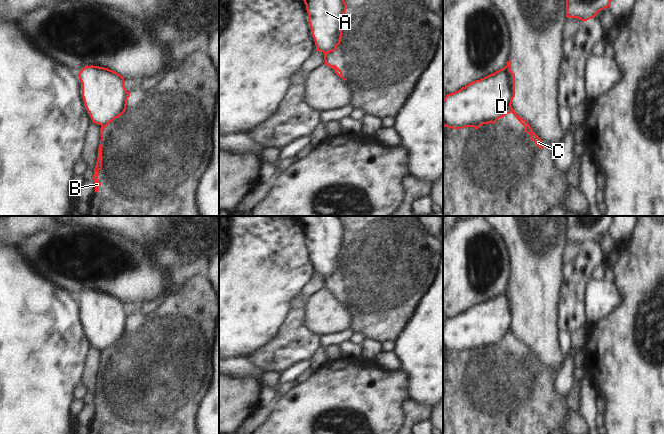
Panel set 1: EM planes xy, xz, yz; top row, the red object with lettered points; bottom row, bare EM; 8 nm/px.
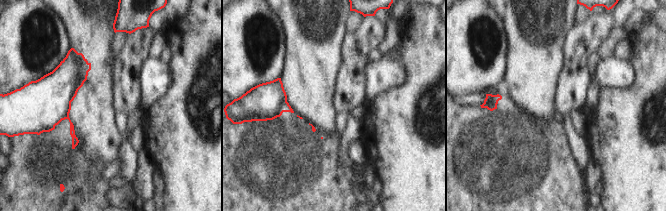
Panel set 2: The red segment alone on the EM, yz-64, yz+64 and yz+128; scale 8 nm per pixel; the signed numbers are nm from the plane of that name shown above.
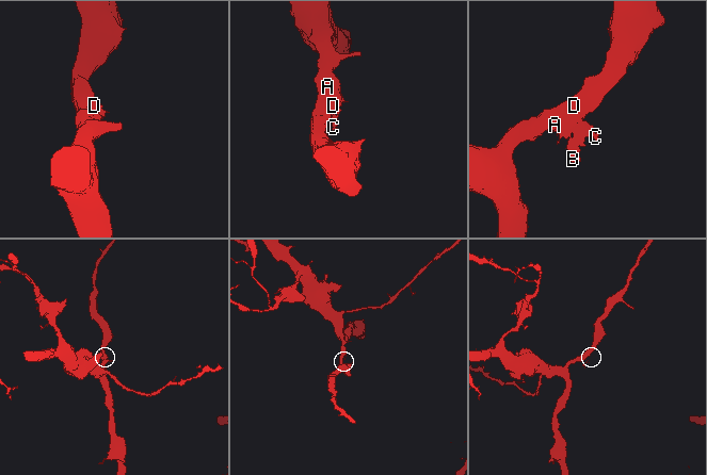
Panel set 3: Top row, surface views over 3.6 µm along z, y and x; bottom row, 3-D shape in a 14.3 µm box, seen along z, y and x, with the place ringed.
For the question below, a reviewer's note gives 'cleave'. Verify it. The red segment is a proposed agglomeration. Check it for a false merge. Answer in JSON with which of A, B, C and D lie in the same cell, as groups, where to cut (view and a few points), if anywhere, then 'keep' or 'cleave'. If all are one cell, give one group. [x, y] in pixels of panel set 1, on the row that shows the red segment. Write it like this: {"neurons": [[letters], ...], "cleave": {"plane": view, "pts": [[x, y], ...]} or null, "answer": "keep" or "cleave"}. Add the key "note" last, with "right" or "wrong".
{"neurons": [["A", "D"], ["B", "C"]], "cleave": {"plane": "yz", "pts": [[510, 105], [499, 117]]}, "answer": "cleave", "note": "right"}

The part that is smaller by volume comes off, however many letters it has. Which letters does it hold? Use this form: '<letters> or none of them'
B, C

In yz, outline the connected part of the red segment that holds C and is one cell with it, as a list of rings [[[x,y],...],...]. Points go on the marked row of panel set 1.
[[[508,106],[505,110],[505,112],[501,115],[500,118],[504,117],[505,115],[512,113],[516,119],[525,127],[525,132],[528,133],[531,137],[531,140],[535,142],[535,144],[540,148],[543,149],[544,148],[544,143],[543,141],[533,132],[532,128],[530,127],[530,125],[528,124],[528,122],[521,118],[520,116],[518,116],[516,114],[516,112],[514,111],[514,109],[512,108],[512,106]]]

